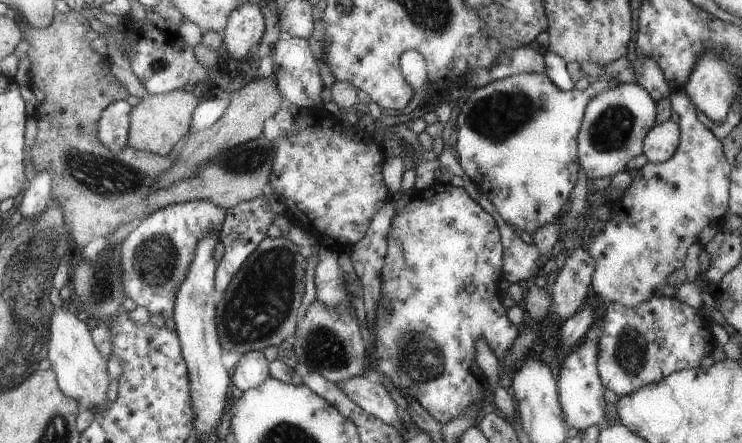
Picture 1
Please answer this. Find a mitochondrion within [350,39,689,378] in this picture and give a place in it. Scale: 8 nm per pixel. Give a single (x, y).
(497, 116)

